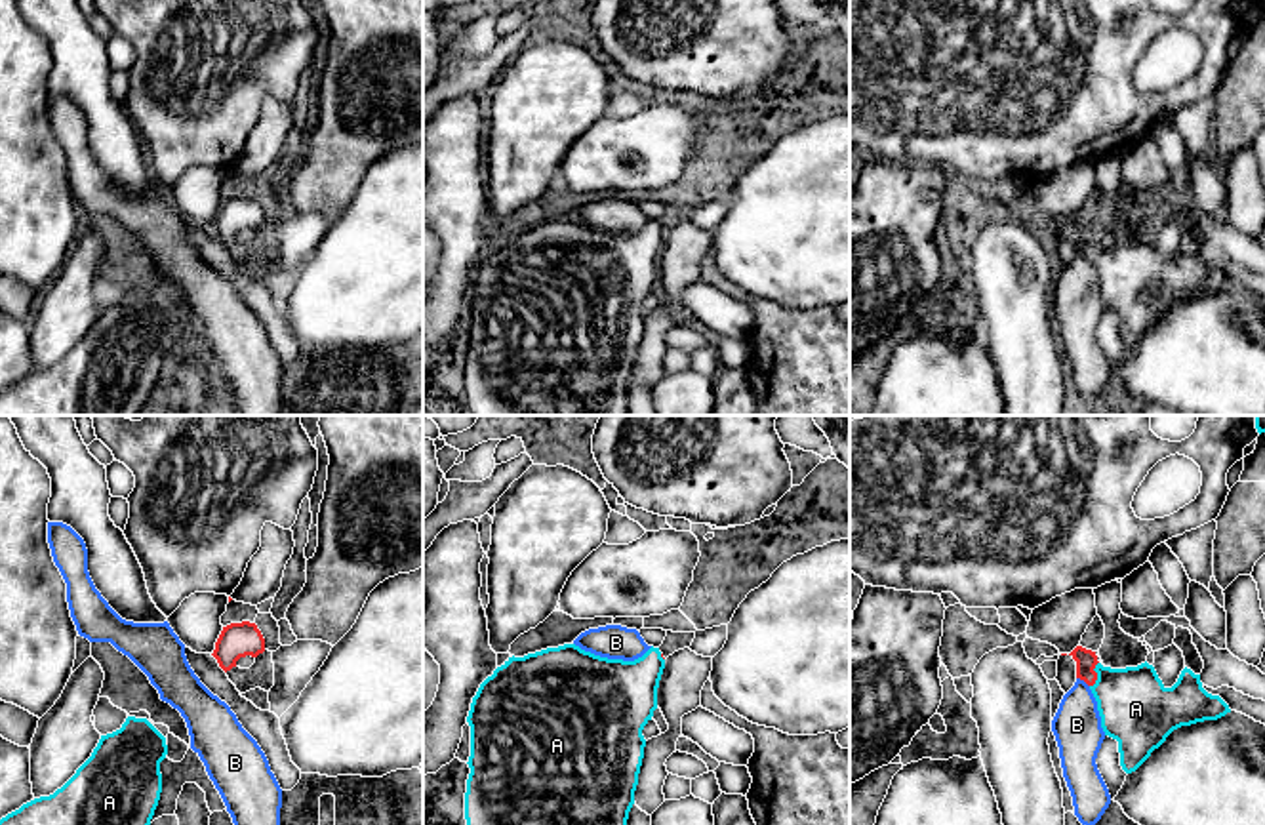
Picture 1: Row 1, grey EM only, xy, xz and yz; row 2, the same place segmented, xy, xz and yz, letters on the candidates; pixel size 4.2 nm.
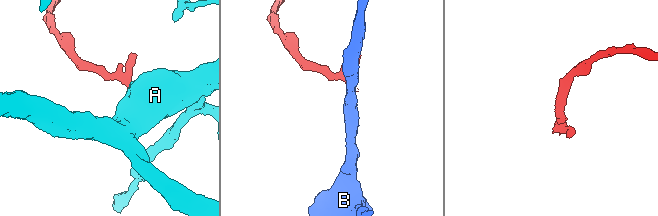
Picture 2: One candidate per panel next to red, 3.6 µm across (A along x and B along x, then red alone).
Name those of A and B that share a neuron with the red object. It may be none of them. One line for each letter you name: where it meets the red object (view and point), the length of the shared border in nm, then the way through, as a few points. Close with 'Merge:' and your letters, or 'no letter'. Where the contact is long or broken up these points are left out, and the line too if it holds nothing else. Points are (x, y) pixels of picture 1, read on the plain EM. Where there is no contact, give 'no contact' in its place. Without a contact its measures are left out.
A: contact yz (1096, 248); length 120 nm; way yz (1086, 233), (1086, 239), (1096, 248), (1136, 282)
Merge: A

